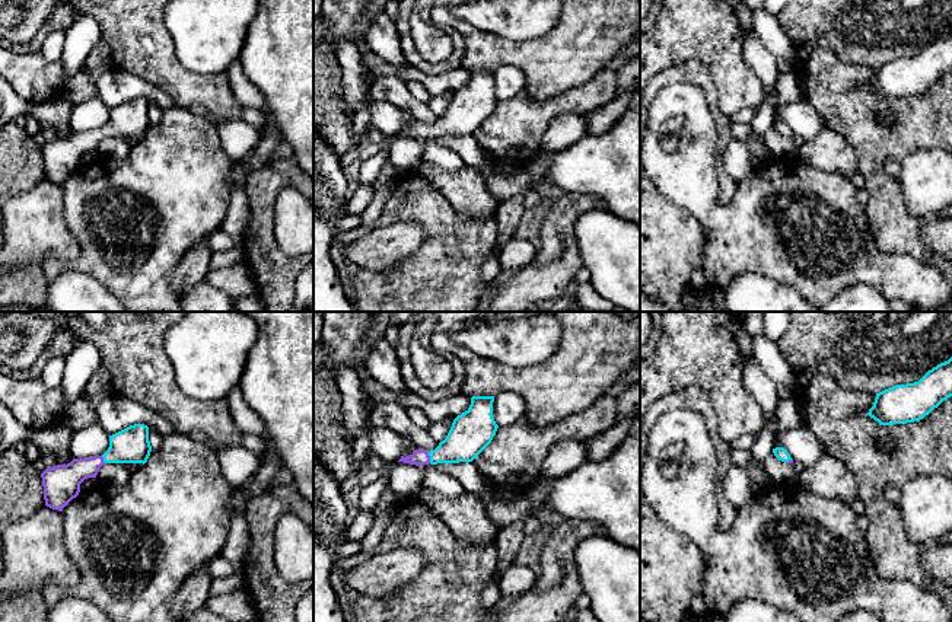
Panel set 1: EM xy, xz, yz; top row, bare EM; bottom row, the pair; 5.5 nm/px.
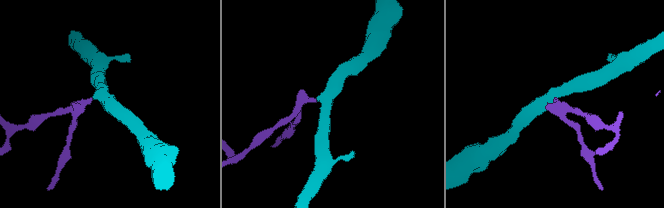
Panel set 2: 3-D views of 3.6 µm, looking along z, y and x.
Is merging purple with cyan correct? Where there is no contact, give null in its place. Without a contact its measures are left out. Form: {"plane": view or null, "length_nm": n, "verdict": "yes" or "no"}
{"plane": "xz", "length_nm": 70, "verdict": "yes"}

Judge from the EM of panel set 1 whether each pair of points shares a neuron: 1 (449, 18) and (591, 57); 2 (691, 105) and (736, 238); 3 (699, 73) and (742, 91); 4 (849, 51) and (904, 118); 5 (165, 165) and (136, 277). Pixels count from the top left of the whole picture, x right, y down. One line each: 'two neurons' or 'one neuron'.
1: one neuron
2: one neuron
3: two neurons
4: two neurons
5: one neuron

